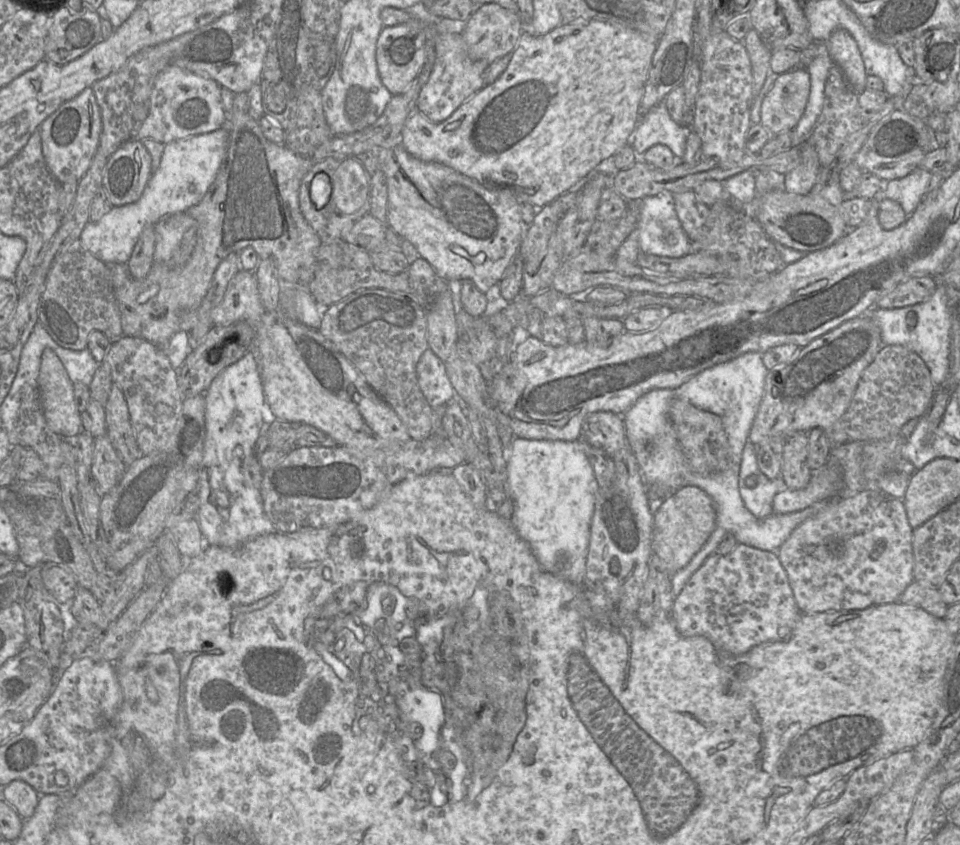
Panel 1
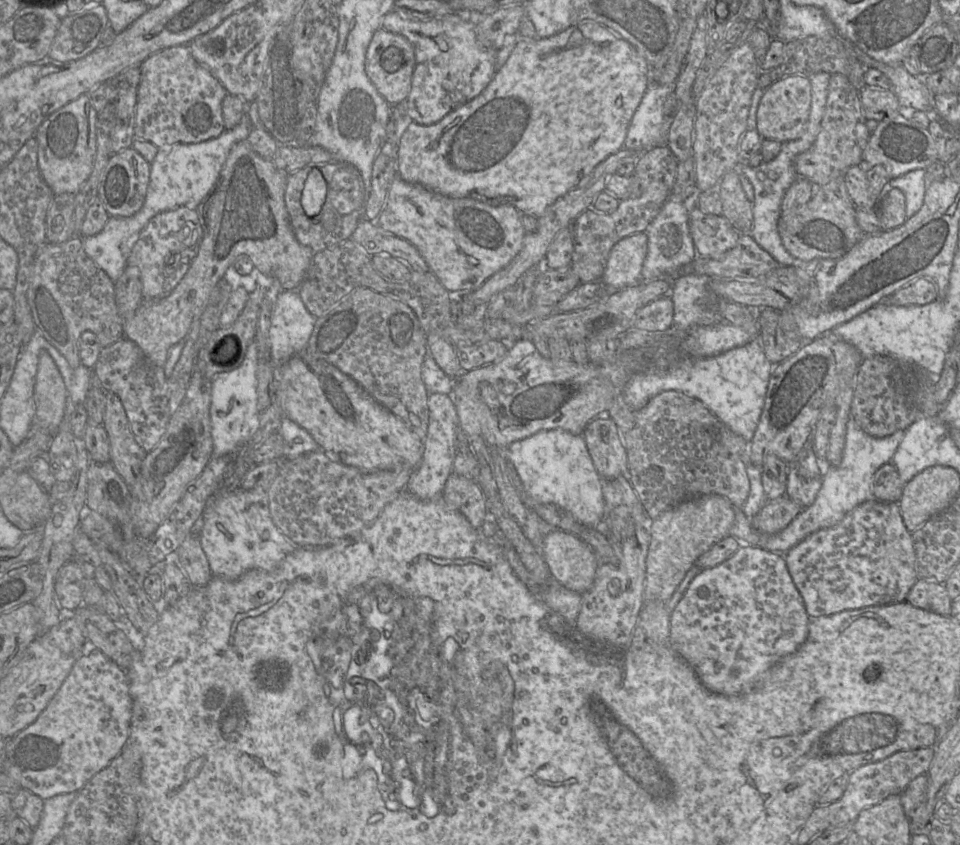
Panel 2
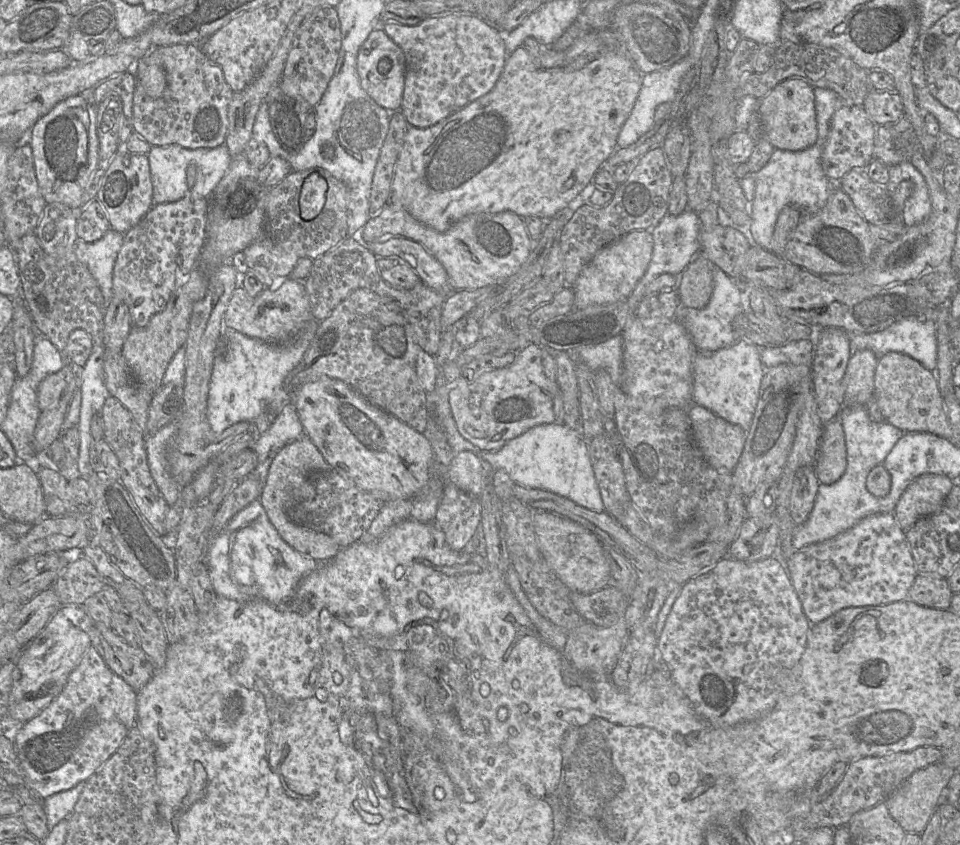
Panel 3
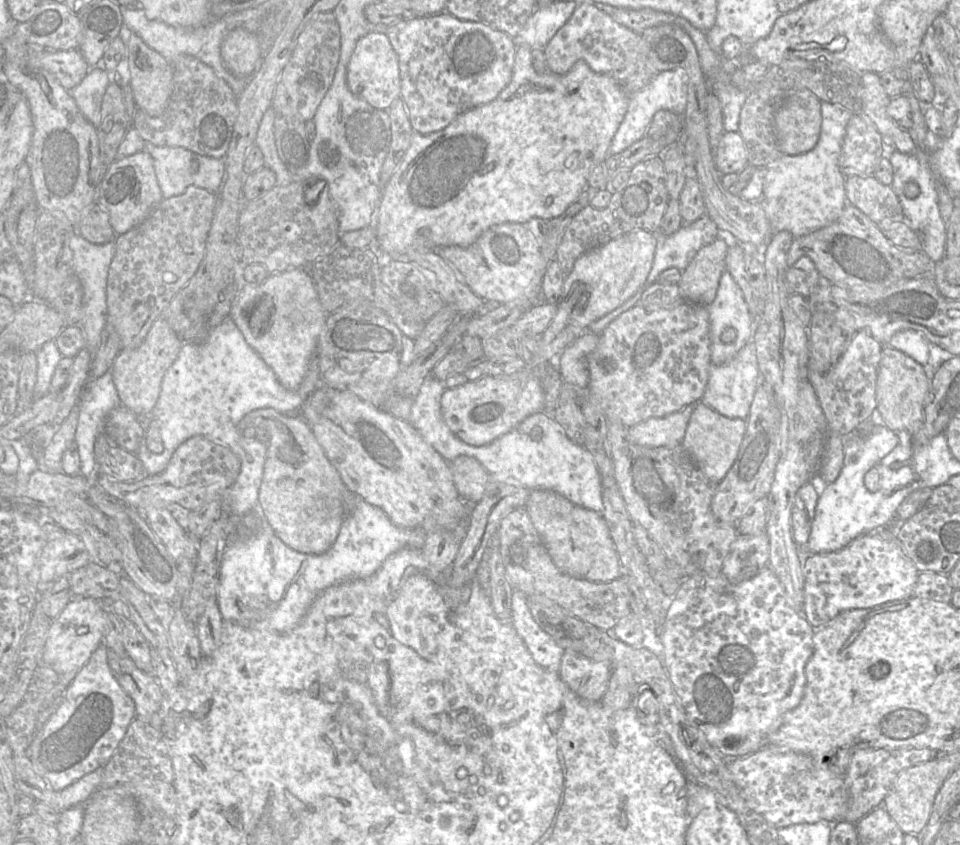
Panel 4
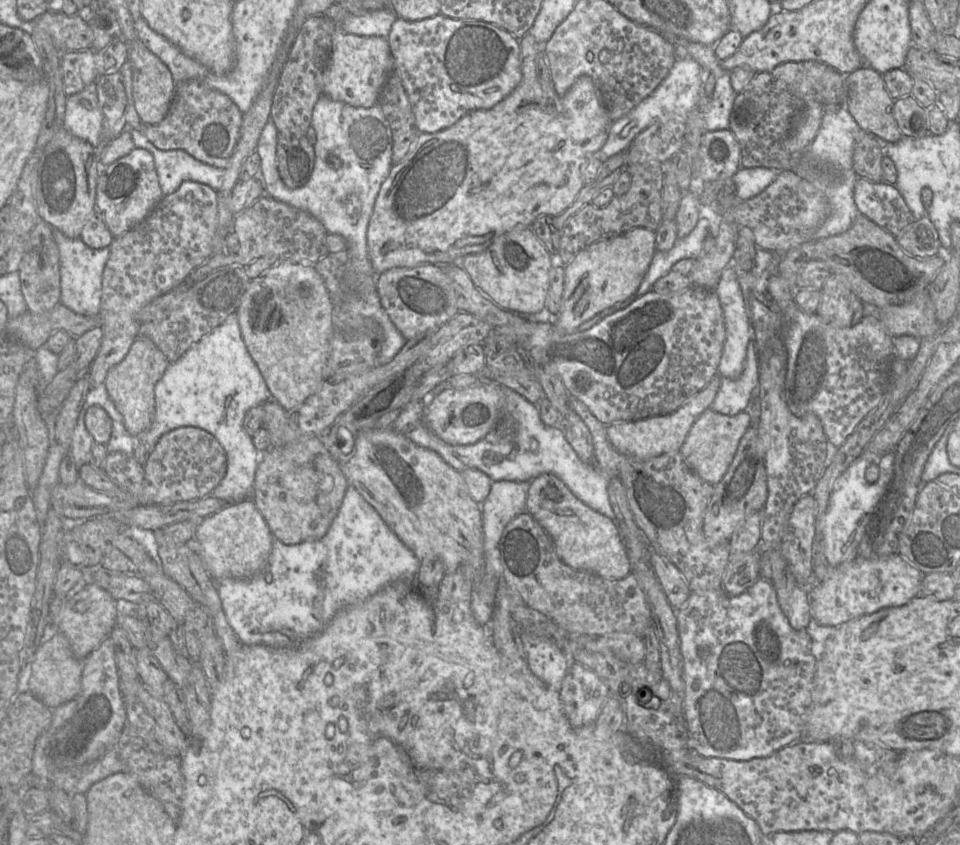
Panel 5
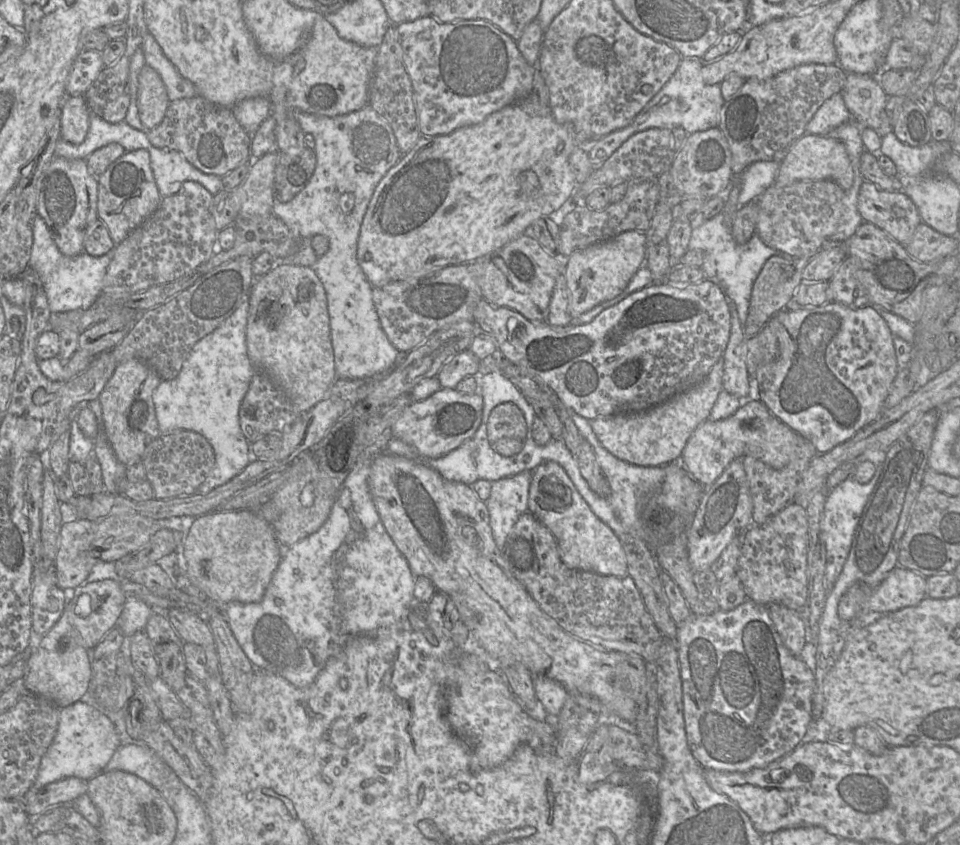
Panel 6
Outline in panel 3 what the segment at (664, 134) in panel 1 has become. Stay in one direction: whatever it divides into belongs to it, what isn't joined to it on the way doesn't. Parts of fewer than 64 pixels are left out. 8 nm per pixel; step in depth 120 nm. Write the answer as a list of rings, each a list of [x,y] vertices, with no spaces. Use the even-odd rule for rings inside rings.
[[[690,45],[688,54],[673,65],[643,75],[642,87],[634,107],[618,135],[617,148],[626,148],[649,132],[655,125],[654,115],[656,108],[662,103],[673,102],[675,100],[683,77],[691,69],[689,57],[692,49],[693,47]]]

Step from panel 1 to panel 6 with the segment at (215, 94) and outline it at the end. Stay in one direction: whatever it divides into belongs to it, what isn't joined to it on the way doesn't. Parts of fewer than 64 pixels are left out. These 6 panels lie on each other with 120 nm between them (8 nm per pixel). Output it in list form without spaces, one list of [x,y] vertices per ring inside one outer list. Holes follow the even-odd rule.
[[[200,95],[170,101],[162,122],[148,130],[147,137],[153,146],[177,150],[200,171],[220,177],[253,160],[252,136],[239,124],[232,108],[212,103]]]

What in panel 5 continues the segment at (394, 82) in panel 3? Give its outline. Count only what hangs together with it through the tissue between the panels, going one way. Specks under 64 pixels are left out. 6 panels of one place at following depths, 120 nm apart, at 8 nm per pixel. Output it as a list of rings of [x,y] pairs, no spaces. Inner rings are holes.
[[[336,27],[332,34],[330,64],[324,73],[323,94],[353,107],[370,108],[377,104],[379,95],[393,71],[394,58],[387,38],[349,34],[341,30],[340,27]]]

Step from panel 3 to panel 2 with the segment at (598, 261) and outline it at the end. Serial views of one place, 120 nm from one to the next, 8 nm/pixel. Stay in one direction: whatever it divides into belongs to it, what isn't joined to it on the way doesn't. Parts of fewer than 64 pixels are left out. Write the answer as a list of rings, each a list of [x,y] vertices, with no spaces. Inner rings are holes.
[[[644,232],[623,238],[614,245],[600,279],[608,293],[615,293],[642,280],[647,250],[648,238]]]

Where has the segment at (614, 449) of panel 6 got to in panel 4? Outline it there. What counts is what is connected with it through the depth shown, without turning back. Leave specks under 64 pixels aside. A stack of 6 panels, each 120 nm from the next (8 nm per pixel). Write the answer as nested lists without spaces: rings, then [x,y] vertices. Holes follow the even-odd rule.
[[[694,405],[663,417],[647,419],[628,428],[631,442],[644,447],[668,447],[682,443]]]

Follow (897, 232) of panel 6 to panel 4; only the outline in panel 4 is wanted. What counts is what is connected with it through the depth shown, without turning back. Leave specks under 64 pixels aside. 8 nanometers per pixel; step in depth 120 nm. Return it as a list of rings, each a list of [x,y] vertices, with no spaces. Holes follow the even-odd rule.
[[[851,176],[845,180],[847,202],[858,208],[883,232],[895,223],[904,223],[902,205],[891,188],[874,176]]]

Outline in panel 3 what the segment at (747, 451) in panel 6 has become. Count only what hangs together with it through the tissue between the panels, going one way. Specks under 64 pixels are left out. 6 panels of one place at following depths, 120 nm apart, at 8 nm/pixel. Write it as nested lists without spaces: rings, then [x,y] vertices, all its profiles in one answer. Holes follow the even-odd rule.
[[[698,404],[688,408],[693,442],[720,473],[732,473],[742,454],[746,431]]]

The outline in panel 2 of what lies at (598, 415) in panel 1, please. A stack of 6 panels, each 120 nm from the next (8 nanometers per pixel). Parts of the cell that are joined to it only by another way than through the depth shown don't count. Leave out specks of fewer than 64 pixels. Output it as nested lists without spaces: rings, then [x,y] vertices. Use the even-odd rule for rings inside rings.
[[[609,416],[595,418],[582,436],[601,479],[626,475],[626,449],[616,423]]]

